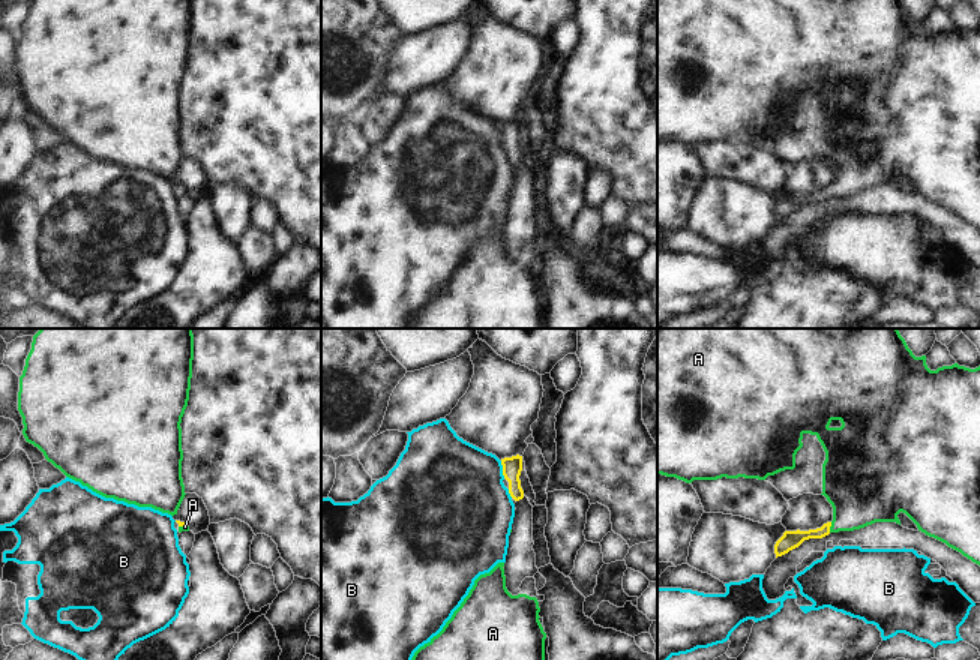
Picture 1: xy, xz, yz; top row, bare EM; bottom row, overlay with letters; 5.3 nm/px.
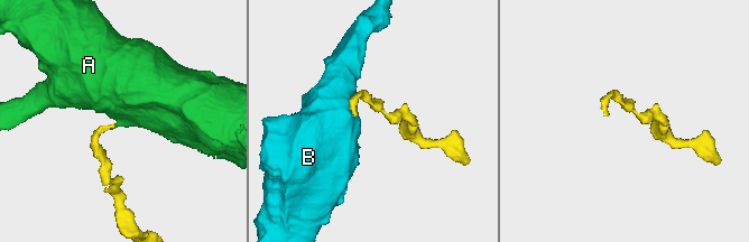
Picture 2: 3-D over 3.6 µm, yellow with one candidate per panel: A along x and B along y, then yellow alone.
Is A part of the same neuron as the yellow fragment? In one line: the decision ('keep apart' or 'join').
join

